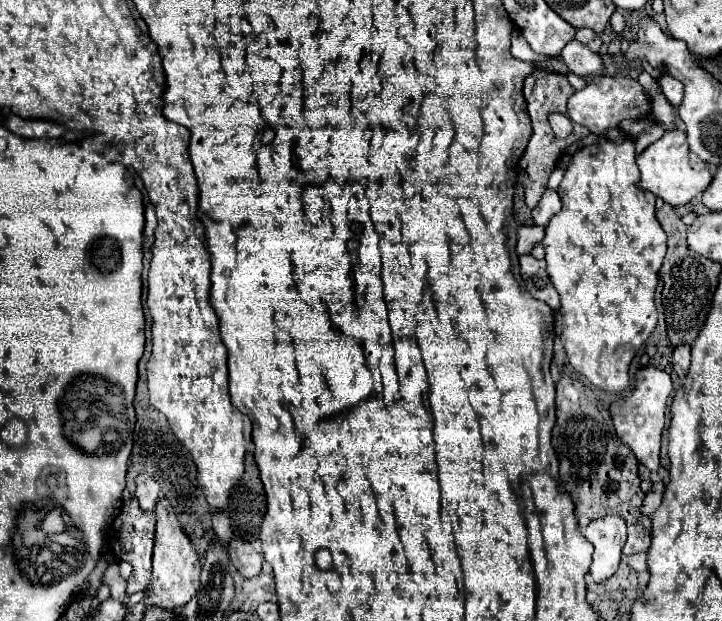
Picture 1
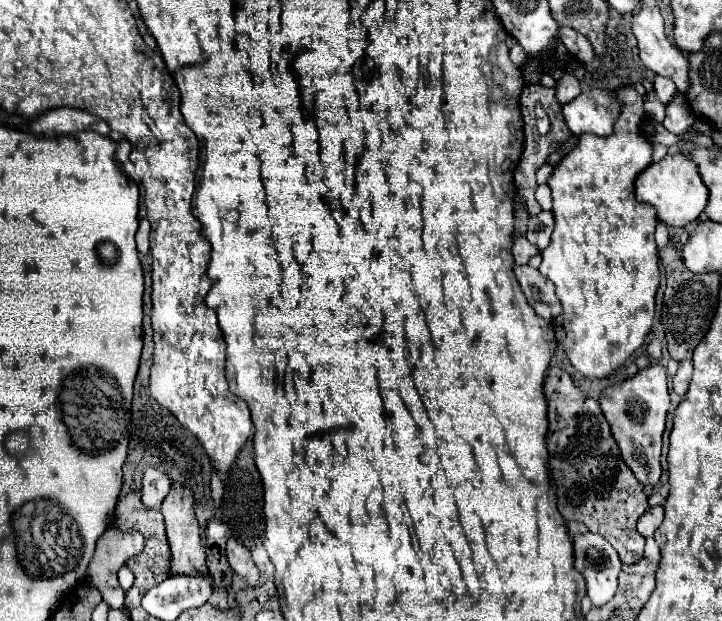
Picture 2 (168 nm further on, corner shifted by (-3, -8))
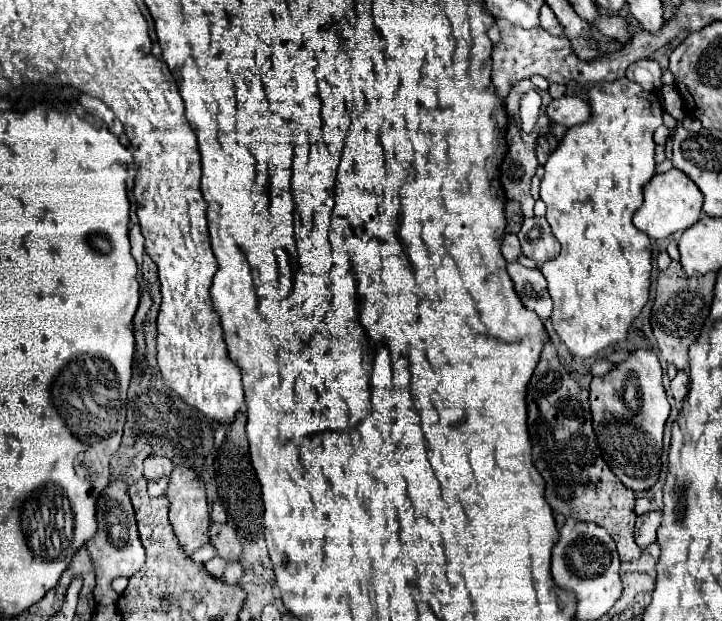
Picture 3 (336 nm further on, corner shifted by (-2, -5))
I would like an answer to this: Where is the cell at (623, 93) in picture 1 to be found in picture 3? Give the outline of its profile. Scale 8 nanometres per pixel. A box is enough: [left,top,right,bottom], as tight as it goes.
[546,97,590,127]

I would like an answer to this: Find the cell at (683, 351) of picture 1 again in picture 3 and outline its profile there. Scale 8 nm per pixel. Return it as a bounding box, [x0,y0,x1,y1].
[670,371,688,403]

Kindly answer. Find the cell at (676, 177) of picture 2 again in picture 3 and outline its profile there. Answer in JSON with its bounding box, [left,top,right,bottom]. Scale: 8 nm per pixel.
[634,169,702,239]

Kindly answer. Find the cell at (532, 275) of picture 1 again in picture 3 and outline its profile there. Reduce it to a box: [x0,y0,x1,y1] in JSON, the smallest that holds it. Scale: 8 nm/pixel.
[506,263,552,319]

